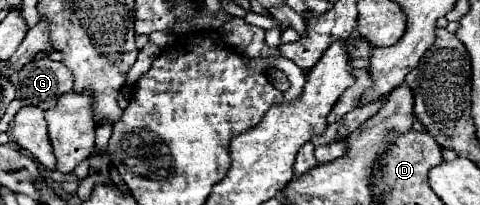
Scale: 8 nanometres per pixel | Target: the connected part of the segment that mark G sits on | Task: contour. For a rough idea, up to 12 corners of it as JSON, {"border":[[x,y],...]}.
{"border":[[48,56],[20,70],[26,104],[50,110],[72,74]]}

